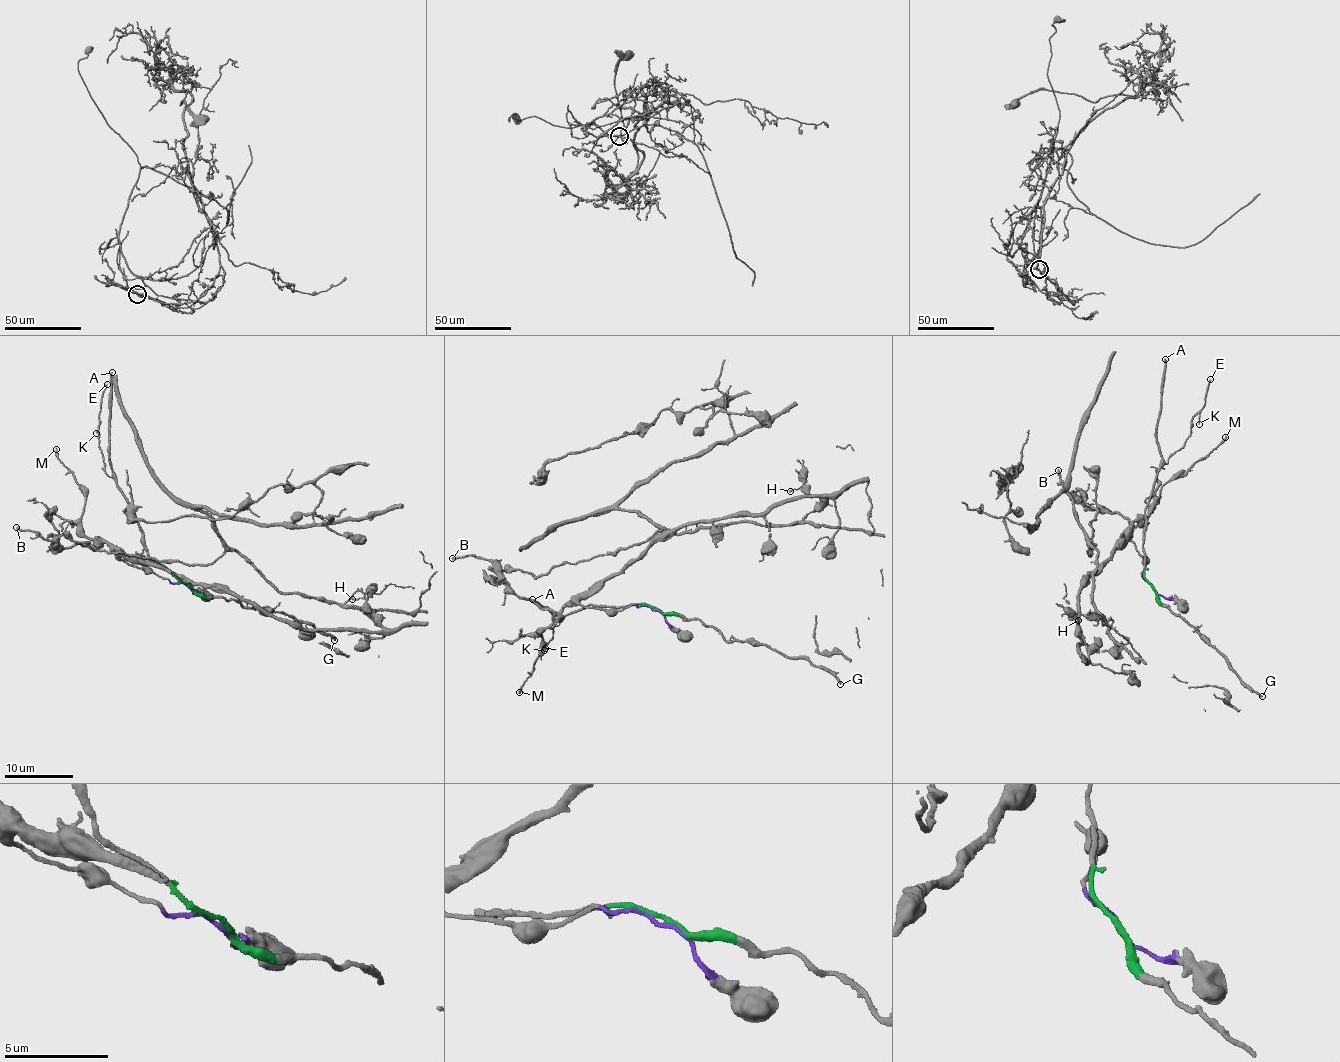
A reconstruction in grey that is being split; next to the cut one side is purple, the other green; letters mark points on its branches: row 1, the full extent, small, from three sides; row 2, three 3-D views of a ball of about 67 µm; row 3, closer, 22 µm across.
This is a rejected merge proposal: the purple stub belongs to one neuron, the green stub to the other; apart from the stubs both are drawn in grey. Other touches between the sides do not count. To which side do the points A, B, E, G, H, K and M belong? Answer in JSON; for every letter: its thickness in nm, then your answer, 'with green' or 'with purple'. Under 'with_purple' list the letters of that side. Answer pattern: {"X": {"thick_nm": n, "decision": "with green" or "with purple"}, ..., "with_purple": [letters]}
{"A": {"thick_nm": 220, "decision": "with green"}, "B": {"thick_nm": 240, "decision": "with purple"}, "E": {"thick_nm": 150, "decision": "with green"}, "G": {"thick_nm": 200, "decision": "with green"}, "H": {"thick_nm": 140, "decision": "with purple"}, "K": {"thick_nm": 80, "decision": "with green"}, "M": {"thick_nm": 280, "decision": "with purple"}, "with_purple": ["B", "H", "M"]}

